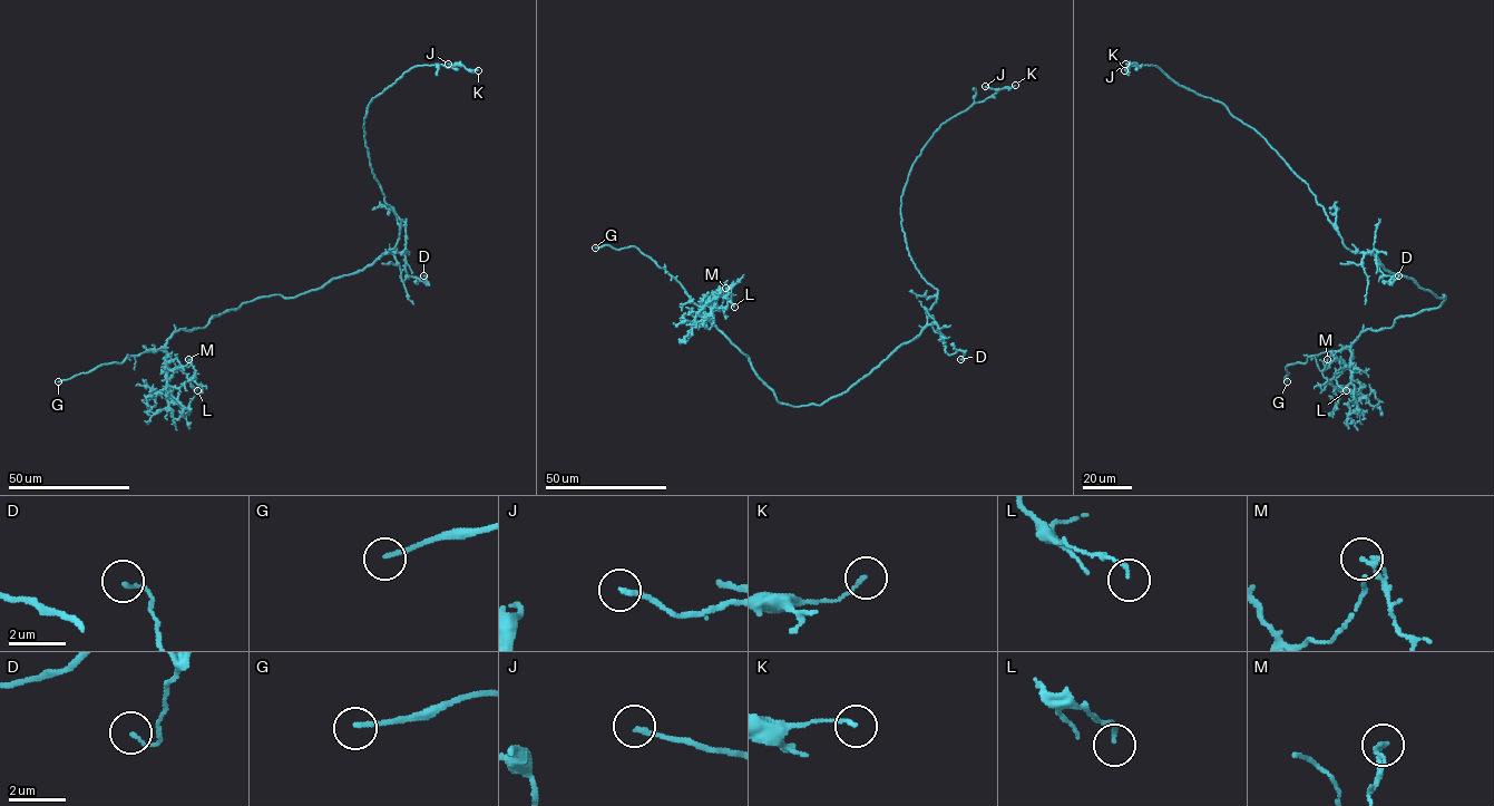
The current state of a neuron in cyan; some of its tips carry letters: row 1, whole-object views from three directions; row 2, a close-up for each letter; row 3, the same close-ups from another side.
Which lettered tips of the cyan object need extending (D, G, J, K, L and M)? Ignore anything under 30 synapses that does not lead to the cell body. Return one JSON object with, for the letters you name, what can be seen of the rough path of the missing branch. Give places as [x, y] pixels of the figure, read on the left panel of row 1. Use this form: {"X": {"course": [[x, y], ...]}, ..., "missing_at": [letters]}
{"J": {"course": [[448, 64], [441, 70], [433, 62]]}, "missing_at": ["G", "J"]}

